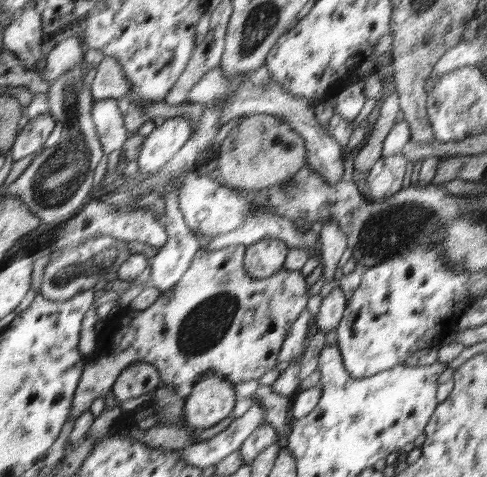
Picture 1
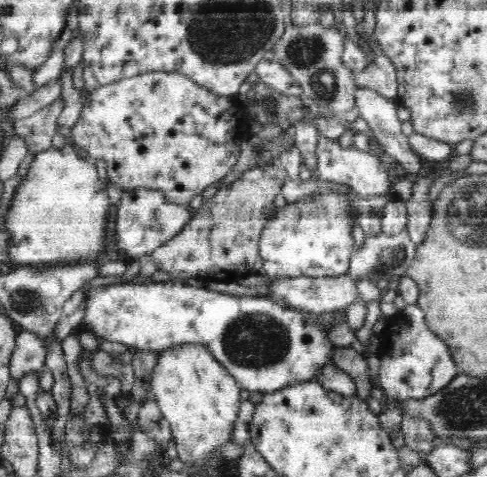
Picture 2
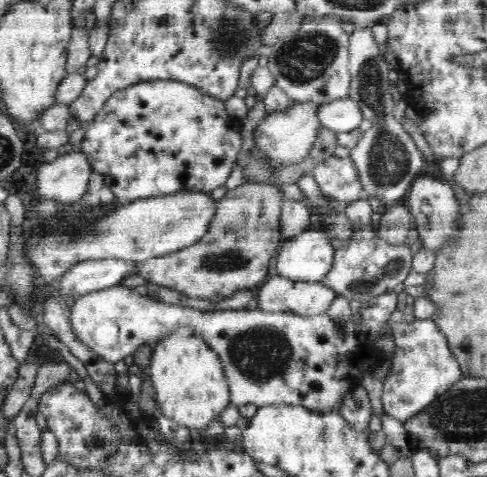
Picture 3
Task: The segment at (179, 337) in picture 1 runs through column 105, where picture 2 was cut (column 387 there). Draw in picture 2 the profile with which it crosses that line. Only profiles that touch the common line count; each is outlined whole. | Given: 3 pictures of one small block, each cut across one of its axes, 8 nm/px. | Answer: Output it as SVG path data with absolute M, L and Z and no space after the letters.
M418 307L398 311L380 328L380 346L376 355L380 359L381 390L392 402L417 402L446 388L459 373L450 347L426 324L426 316Z

